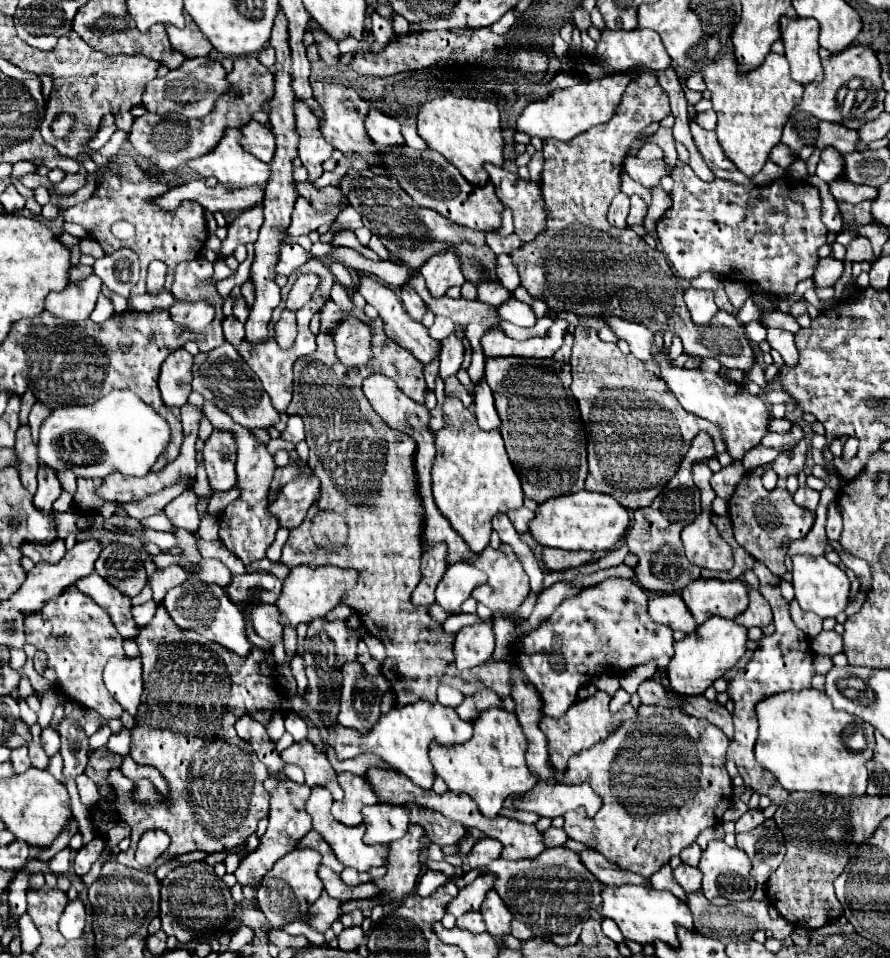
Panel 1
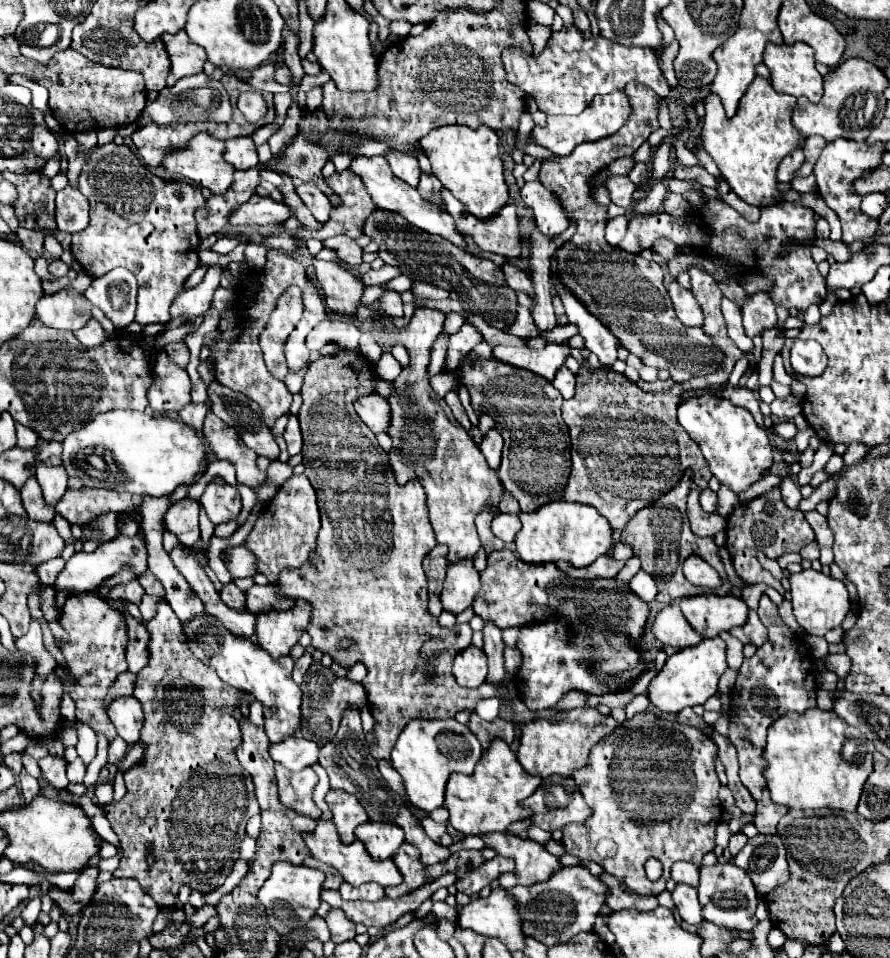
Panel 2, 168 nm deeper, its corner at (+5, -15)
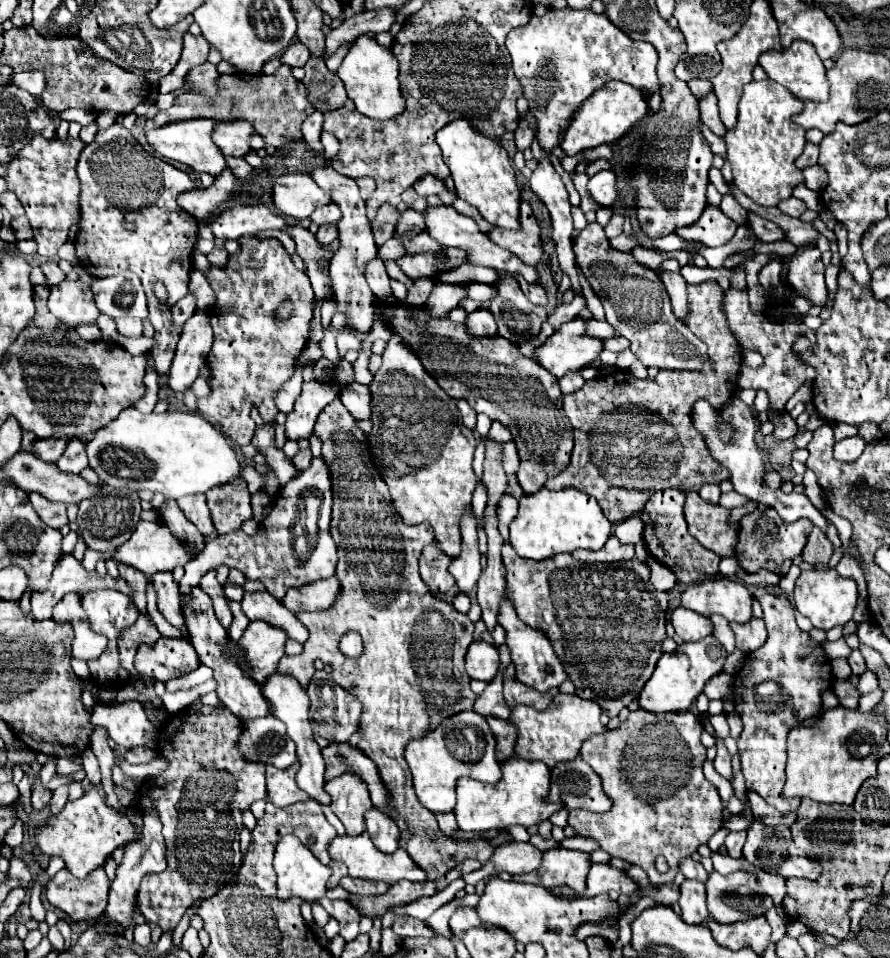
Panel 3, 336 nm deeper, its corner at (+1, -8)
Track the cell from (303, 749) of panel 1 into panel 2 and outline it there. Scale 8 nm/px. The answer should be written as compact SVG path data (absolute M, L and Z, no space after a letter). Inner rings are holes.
M276 764L276 782L278 782L278 800L286 808L310 816L314 820L320 818L320 810L312 800L312 790L318 782L318 776L310 766L300 772L292 772L282 764Z

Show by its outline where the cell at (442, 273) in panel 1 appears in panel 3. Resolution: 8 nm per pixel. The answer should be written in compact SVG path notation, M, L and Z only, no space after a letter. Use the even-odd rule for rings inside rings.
M394 333L382 353L382 367L376 371L372 383L372 423L374 423L374 433L372 433L372 457L380 465L380 475L388 483L392 501L396 505L396 511L404 519L406 525L416 525L422 521L428 521L434 527L436 541L440 543L440 549L456 557L462 547L462 537L460 537L460 519L464 511L472 507L472 493L478 485L476 473L472 469L472 459L474 459L474 435L466 431L466 437L462 433L462 423L460 423L460 411L454 403L454 399L444 393L444 389L434 381L430 373L426 373L420 357L416 355L414 349L404 341L400 333Z

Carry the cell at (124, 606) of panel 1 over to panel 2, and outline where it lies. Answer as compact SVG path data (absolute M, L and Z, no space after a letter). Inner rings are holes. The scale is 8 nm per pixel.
M126 614L128 624L128 648L126 648L126 660L128 660L128 672L138 674L144 666L148 666L148 630L140 620L134 620Z

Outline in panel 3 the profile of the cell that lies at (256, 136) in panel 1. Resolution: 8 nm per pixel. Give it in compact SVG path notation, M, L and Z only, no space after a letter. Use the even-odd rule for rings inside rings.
M220 121L214 131L214 143L226 157L246 157L254 129L248 121Z

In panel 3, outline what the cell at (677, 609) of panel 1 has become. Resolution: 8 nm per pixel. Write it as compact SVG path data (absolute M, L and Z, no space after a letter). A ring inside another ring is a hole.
M686 607L672 609L670 623L684 641L700 641L712 633L712 621L708 617L702 617L698 613L686 609Z

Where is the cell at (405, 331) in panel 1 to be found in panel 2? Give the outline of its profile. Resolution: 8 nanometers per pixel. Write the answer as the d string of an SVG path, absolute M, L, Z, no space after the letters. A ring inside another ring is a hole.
M312 258L312 266L314 266L316 284L324 294L324 304L332 312L338 312L350 318L356 312L358 300L364 292L362 282L334 262Z

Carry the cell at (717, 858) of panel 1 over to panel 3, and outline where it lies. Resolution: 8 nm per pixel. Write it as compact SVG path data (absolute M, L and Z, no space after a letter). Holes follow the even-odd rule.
M712 871L706 881L706 893L710 917L726 925L764 915L774 905L770 897L758 893L756 877L746 871L734 871L730 875Z

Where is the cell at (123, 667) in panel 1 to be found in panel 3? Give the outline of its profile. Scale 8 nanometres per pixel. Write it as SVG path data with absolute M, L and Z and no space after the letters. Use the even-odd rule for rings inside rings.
M102 703L96 705L90 717L90 725L104 725L110 739L124 749L152 747L156 741L156 727L148 721L142 703Z

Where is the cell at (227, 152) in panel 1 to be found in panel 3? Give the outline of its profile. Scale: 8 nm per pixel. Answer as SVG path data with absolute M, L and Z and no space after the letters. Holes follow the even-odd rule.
M190 119L190 121L178 121L178 123L170 123L164 125L160 129L154 129L146 135L148 143L154 147L156 153L160 153L166 159L178 161L188 165L190 169L198 171L198 173L208 173L212 177L220 177L220 173L228 167L224 155L220 153L220 149L216 149L214 141L212 141L212 129L216 127L214 119Z

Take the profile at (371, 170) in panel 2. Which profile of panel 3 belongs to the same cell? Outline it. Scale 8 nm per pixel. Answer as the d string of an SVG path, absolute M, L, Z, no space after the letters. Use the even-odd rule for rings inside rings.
M426 205L424 211L420 211L424 223L426 223L426 231L428 235L438 241L442 247L458 247L462 251L468 253L468 259L470 259L470 265L482 265L482 267L492 267L492 269L500 269L500 271L508 271L512 275L522 275L528 283L538 283L538 273L534 267L530 265L524 265L514 253L508 253L506 249L494 245L478 227L476 223L470 219L470 217L462 217L460 213L456 213L452 207L446 207L446 205L438 205L438 207L432 207L432 205Z

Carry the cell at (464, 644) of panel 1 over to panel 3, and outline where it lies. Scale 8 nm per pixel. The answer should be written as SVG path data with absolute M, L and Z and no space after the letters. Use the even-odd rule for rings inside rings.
M474 641L466 653L466 673L470 679L492 681L500 665L498 649L486 641Z

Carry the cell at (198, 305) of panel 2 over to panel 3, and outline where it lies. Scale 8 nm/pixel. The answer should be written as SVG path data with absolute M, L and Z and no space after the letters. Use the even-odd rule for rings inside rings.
M196 309L196 313L182 327L182 335L176 345L176 357L170 367L168 387L174 393L186 391L194 383L200 365L208 357L210 347L212 347L212 329L208 325L208 313Z

